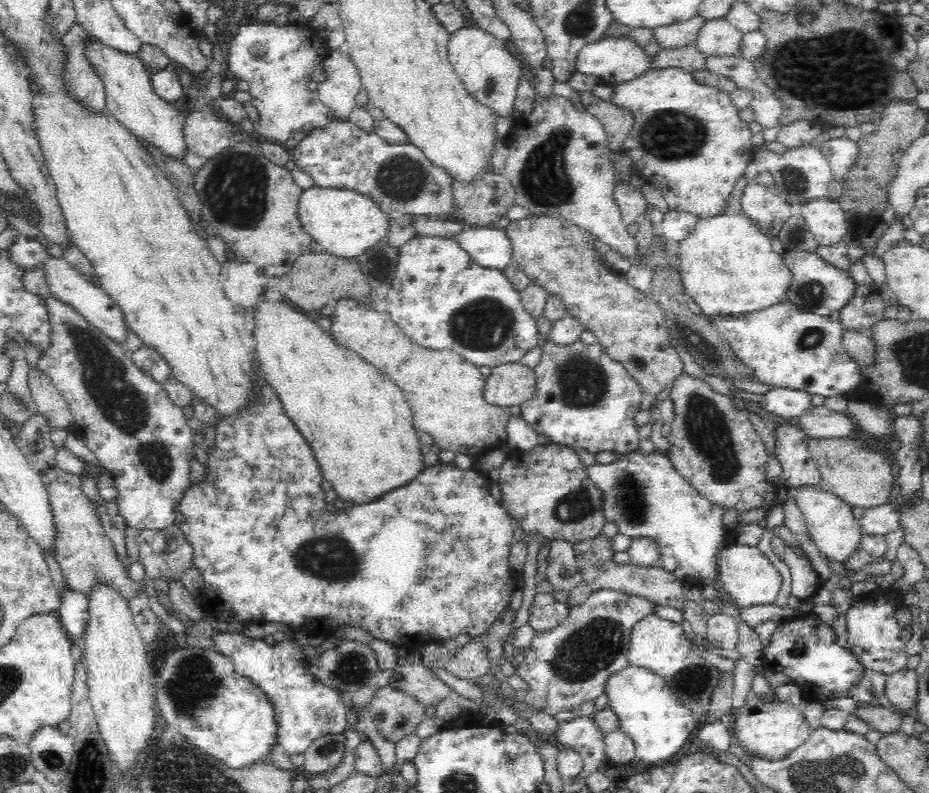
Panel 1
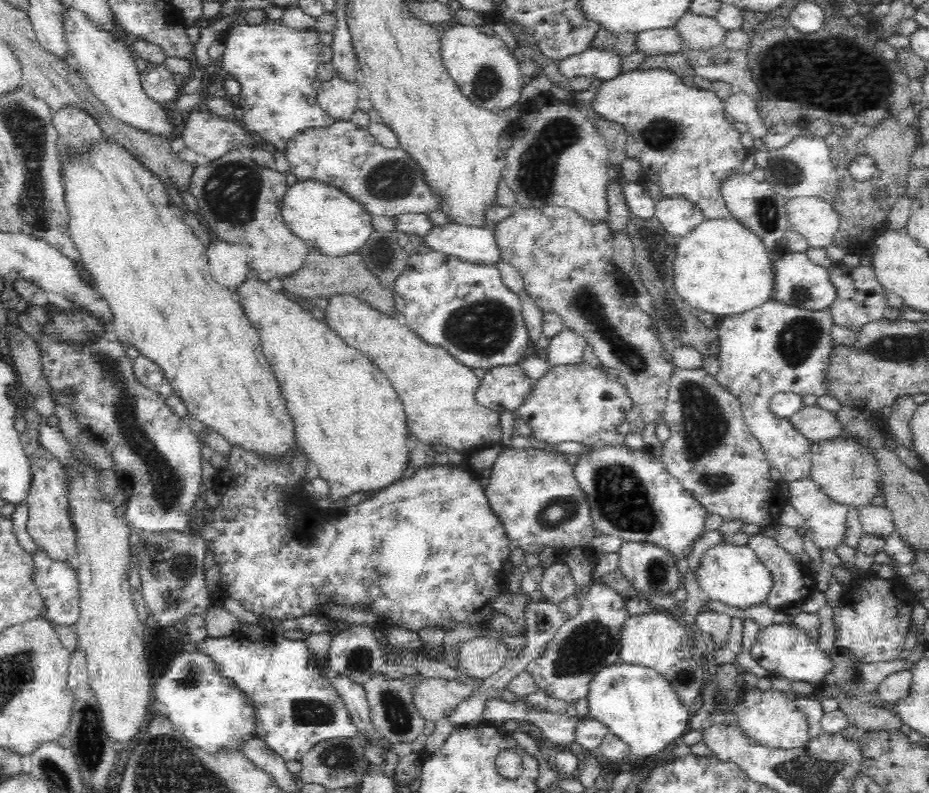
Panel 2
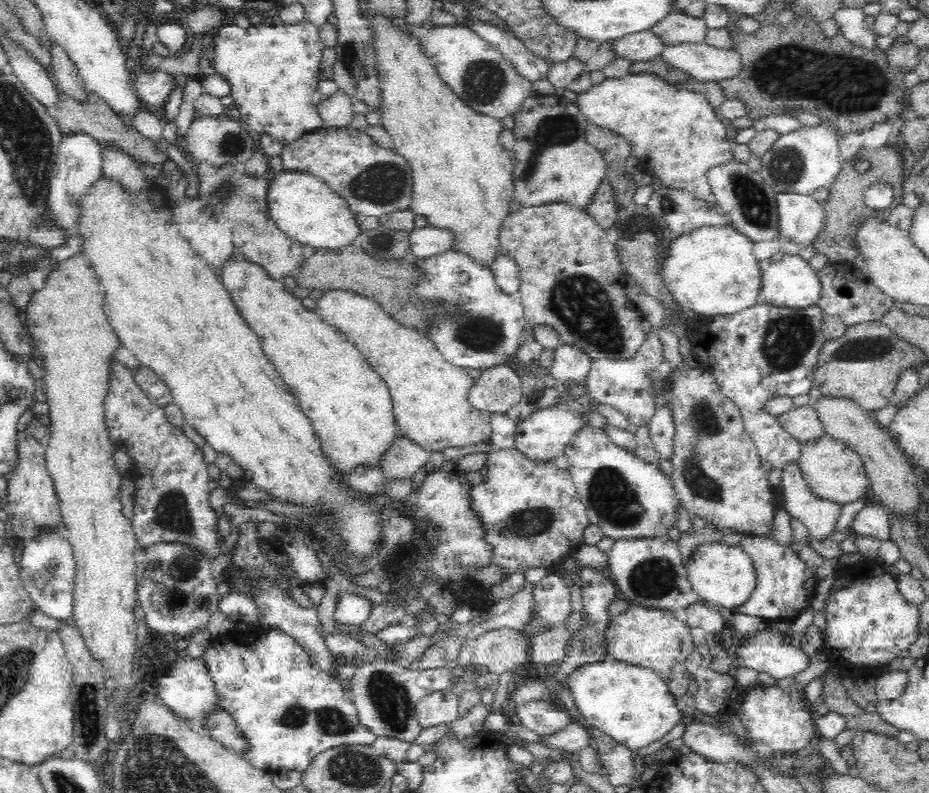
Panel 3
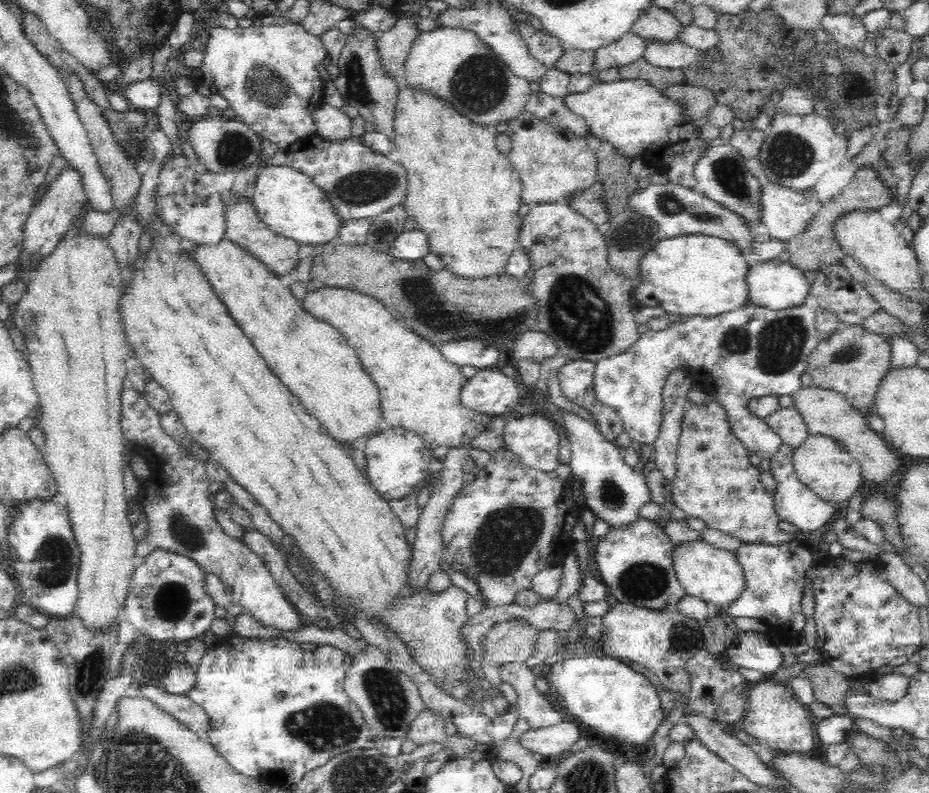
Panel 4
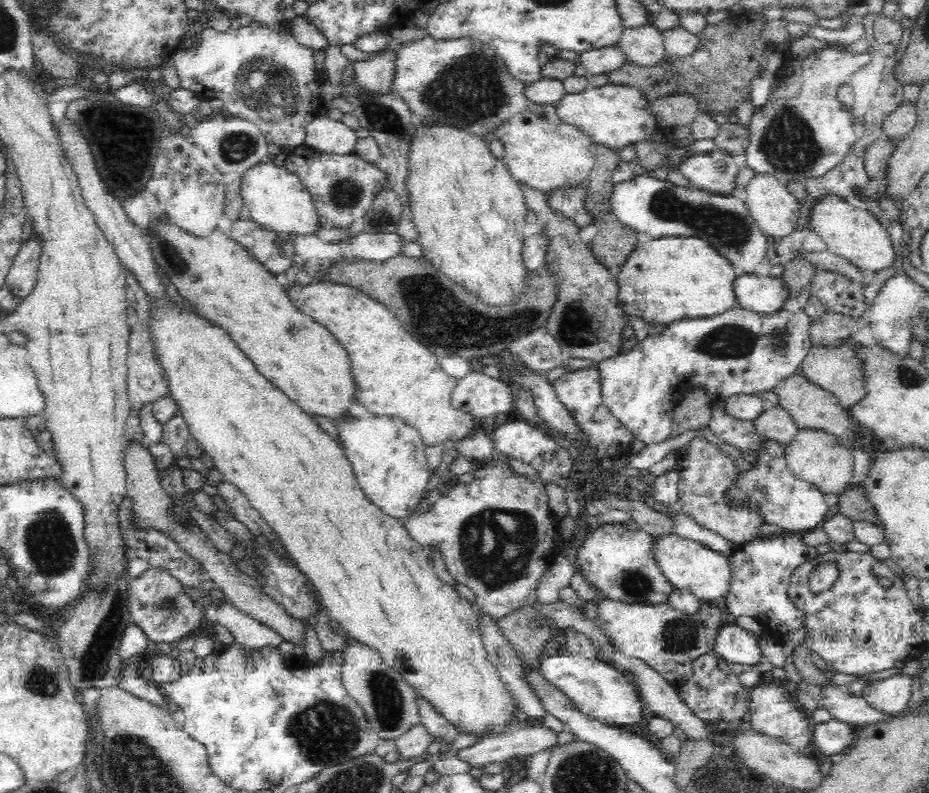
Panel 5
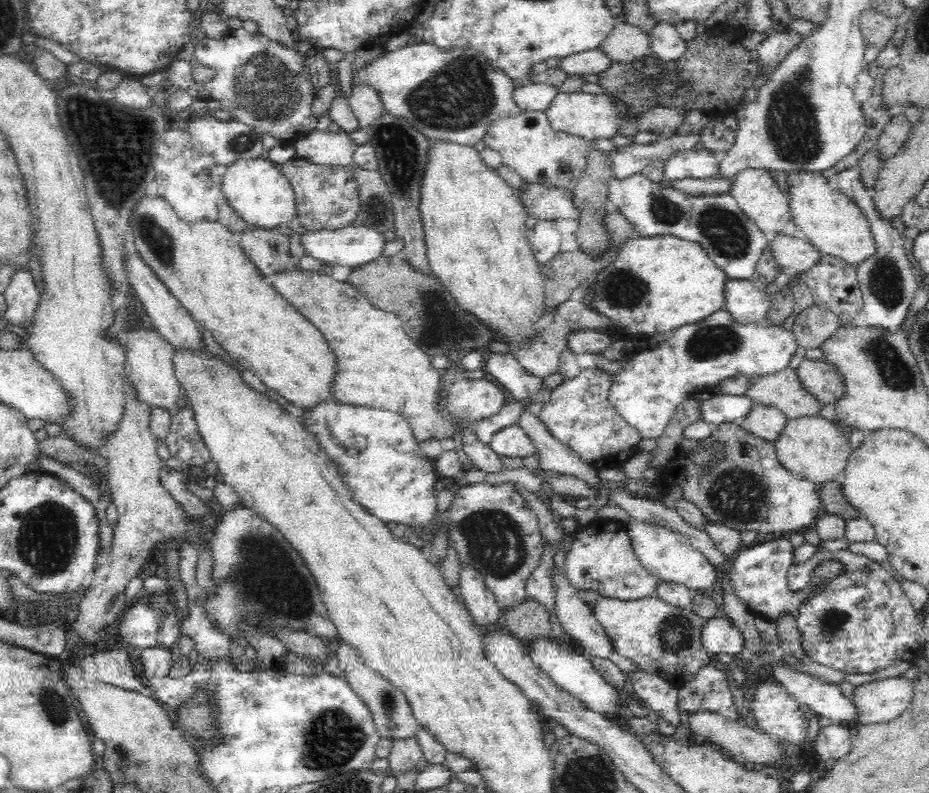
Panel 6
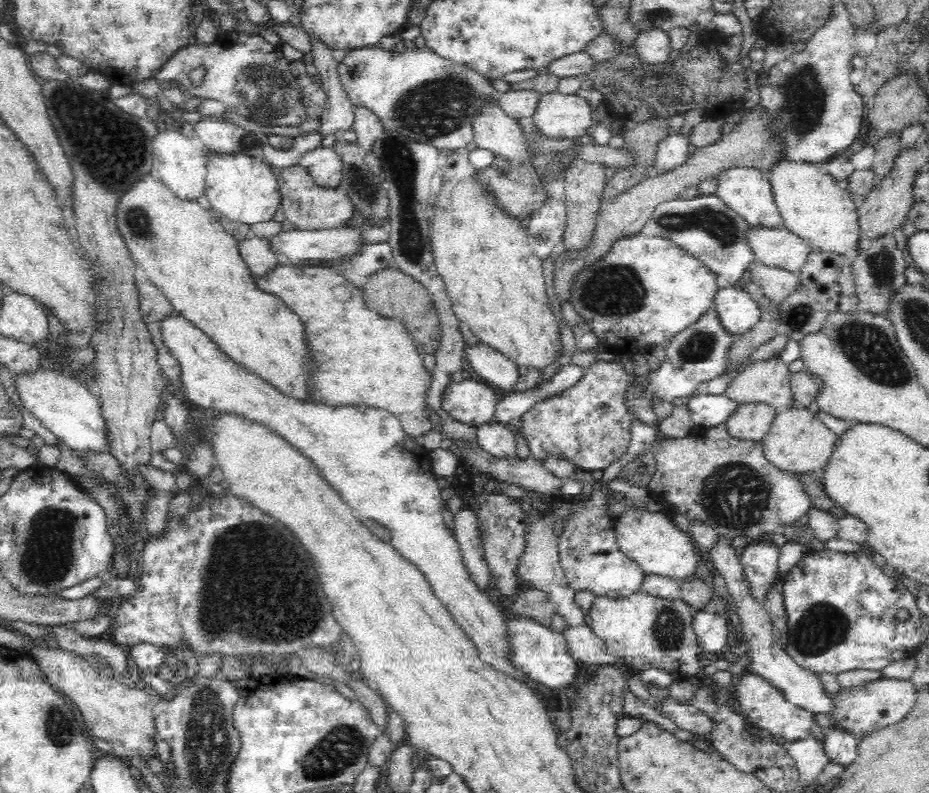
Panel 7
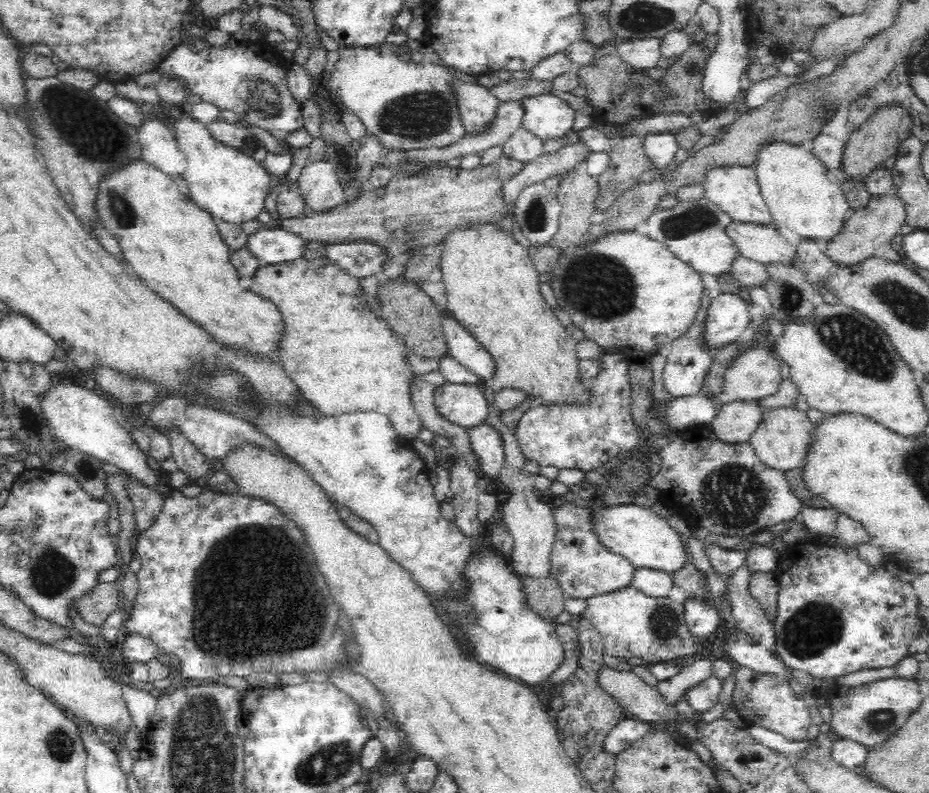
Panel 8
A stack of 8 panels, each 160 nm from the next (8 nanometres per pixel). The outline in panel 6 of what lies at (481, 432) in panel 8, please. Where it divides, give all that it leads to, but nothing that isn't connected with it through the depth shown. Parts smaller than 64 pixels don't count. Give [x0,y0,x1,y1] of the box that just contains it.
[490,424,539,458]

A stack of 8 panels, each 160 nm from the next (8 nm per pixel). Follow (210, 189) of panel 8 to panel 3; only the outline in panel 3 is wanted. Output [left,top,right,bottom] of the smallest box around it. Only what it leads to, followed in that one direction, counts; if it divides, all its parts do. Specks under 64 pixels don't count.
[268,169,360,250]

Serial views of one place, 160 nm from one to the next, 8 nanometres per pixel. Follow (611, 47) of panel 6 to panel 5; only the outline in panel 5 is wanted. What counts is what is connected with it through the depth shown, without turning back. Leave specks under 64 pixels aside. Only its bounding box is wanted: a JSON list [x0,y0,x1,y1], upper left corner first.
[616,25,674,67]

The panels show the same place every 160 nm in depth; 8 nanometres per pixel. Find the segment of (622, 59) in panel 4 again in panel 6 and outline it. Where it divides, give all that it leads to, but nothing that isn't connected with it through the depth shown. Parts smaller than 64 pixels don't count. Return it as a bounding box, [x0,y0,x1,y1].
[560,48,613,76]

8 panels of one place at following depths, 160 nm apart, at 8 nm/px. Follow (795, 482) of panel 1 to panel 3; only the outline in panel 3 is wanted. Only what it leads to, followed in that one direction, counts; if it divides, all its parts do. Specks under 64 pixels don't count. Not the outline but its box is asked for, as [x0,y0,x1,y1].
[690,300,827,470]

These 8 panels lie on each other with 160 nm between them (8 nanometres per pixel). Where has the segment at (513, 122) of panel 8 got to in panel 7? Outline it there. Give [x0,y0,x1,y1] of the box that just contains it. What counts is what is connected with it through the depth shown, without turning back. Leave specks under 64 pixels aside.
[498,89,542,119]

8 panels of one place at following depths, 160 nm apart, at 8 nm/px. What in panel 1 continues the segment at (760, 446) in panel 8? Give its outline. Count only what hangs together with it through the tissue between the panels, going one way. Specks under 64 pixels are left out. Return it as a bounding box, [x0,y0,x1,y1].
[806,437,894,509]

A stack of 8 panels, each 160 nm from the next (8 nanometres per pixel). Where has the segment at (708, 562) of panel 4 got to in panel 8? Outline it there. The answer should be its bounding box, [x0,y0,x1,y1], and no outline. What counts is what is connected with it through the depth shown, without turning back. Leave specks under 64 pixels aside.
[594,503,689,576]

